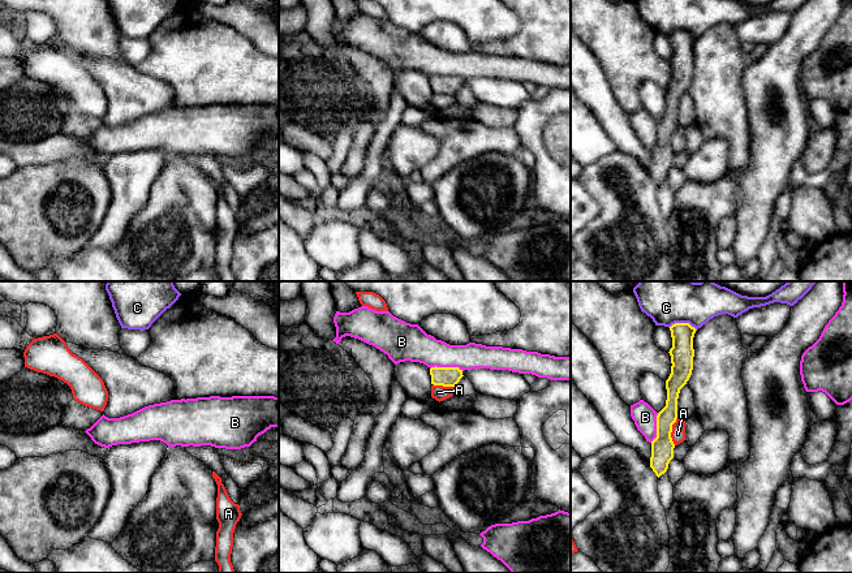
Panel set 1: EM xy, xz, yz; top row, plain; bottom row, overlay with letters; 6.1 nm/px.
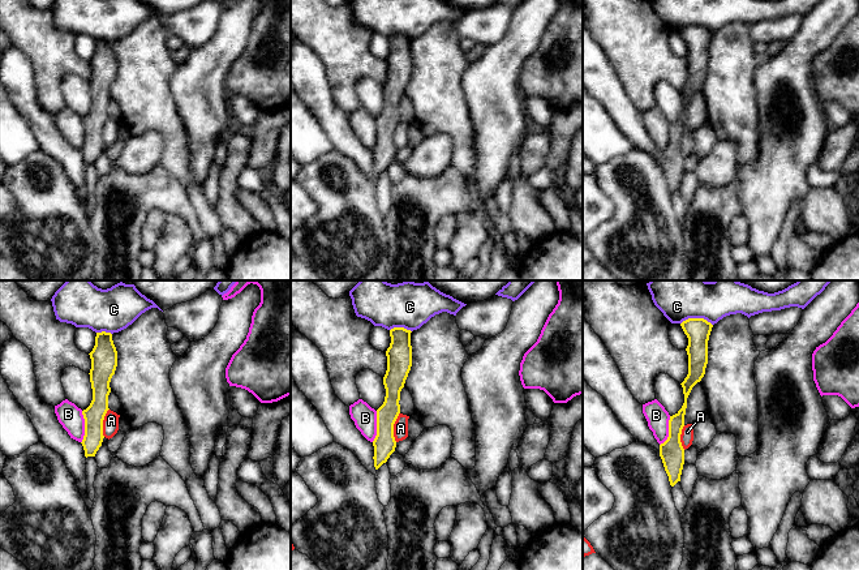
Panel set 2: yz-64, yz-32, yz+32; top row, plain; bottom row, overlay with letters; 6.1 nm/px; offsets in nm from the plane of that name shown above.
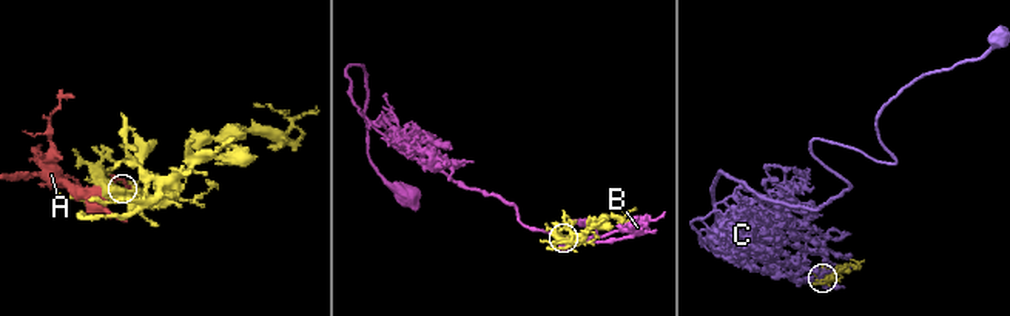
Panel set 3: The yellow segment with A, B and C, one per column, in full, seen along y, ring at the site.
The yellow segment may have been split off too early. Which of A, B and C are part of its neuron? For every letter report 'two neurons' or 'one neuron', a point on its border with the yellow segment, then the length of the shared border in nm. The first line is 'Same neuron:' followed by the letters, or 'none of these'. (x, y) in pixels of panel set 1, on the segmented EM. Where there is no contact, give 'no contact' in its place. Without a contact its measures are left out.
Same neuron: none of these
A: two neurons; meets yellow in yz at (671, 431); contact 170 nm long
B: two neurons; meets yellow in xz at (447, 367); contact 200 nm long
C: two neurons; meets yellow in yz at (683, 323); contact 180 nm long

